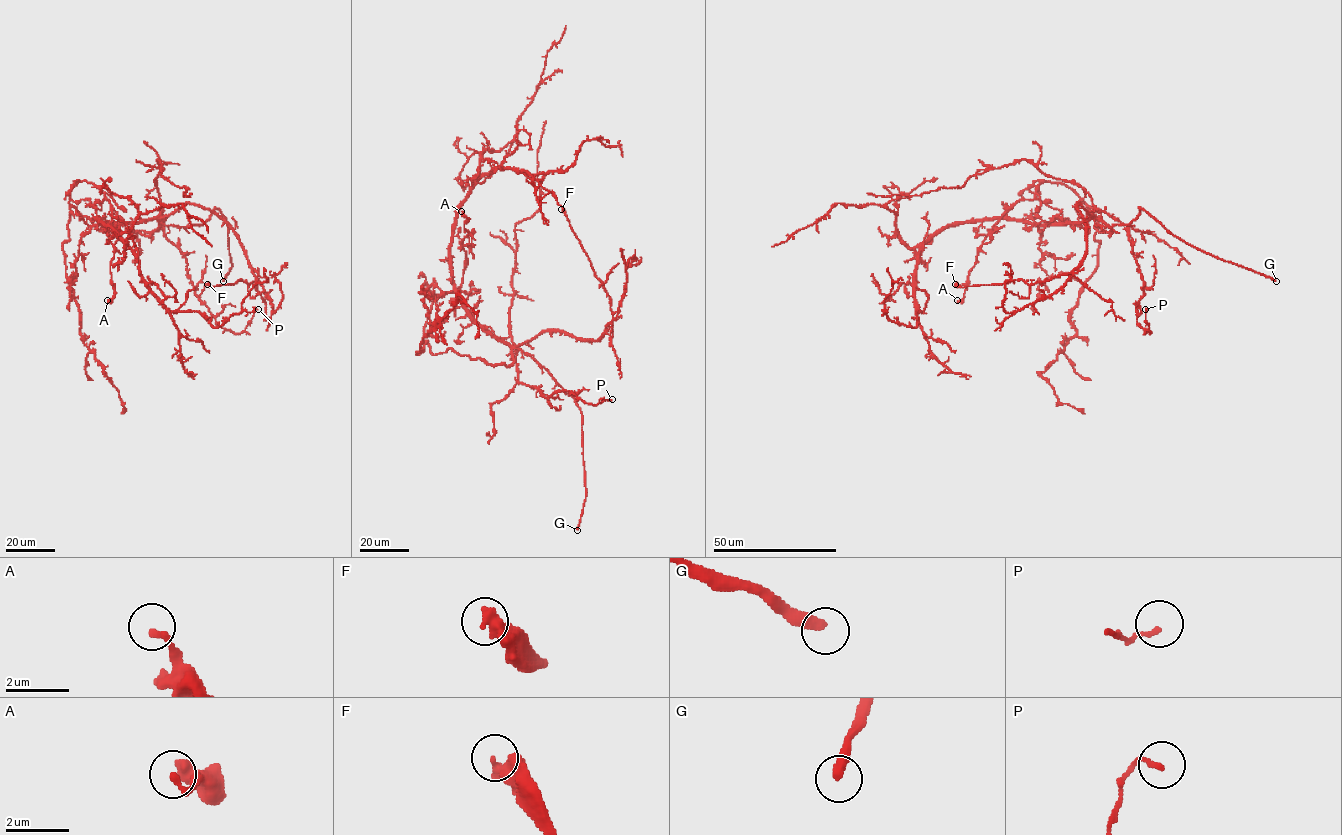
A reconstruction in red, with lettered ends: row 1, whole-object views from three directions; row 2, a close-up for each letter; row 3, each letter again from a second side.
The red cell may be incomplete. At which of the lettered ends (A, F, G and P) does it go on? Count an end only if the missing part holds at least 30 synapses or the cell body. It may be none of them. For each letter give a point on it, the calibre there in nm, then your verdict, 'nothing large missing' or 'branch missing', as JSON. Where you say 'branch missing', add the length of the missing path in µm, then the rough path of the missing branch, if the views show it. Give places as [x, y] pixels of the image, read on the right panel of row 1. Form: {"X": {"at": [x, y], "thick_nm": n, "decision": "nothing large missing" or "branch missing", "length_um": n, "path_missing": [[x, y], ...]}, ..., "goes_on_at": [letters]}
{"A": {"at": [957, 300], "thick_nm": 200, "decision": "nothing large missing"}, "F": {"at": [955, 284], "thick_nm": 480, "decision": "nothing large missing"}, "G": {"at": [1276, 281], "thick_nm": 360, "decision": "branch missing", "length_um": 50}, "P": {"at": [1145, 309], "thick_nm": 130, "decision": "nothing large missing"}, "goes_on_at": ["G"]}

